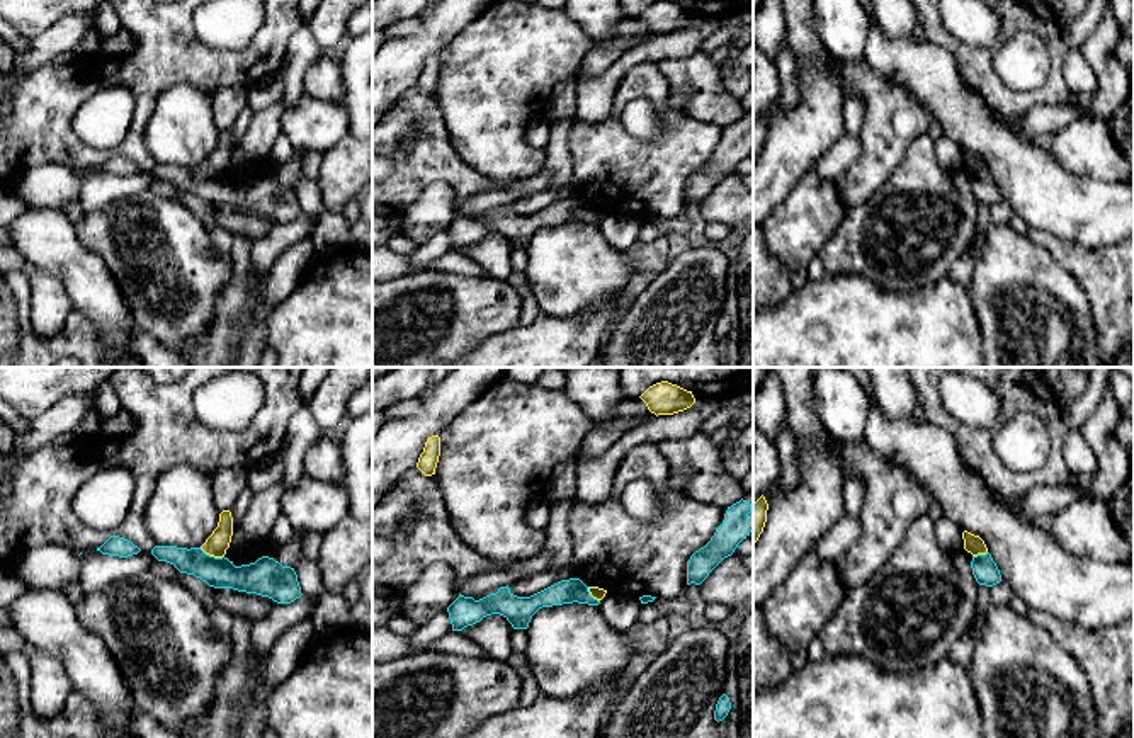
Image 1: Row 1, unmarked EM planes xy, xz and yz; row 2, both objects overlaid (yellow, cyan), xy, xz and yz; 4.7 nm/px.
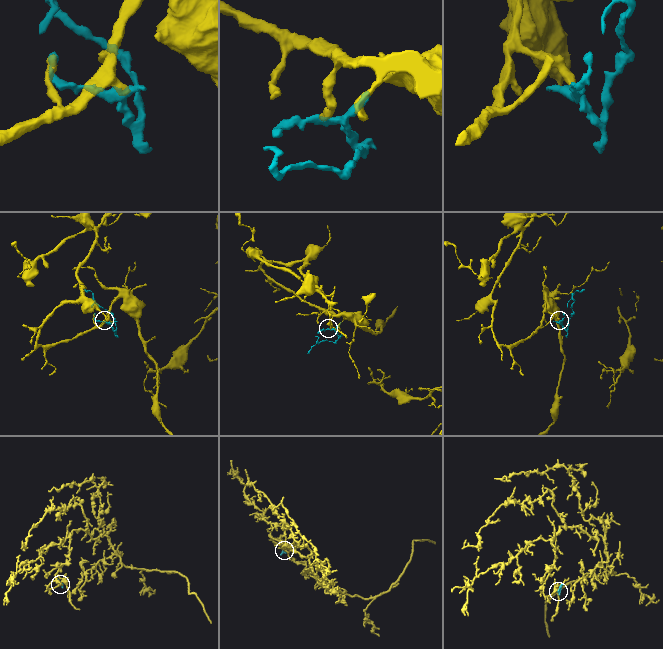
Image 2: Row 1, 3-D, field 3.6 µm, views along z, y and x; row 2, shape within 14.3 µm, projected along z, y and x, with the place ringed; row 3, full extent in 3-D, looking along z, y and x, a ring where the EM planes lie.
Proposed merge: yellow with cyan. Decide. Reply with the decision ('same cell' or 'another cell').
same cell

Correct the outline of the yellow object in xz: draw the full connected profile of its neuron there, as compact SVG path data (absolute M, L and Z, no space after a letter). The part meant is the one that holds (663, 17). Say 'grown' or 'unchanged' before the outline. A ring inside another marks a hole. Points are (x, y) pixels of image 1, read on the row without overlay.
unchanged; M668 0L649 5L639 17L656 36L683 31L695 22L692 10L687 10Z

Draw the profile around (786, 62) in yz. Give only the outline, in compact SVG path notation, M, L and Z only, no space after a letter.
M784 37L777 54L775 54L775 65L777 71L780 75L780 97L779 100L763 112L767 122L770 122L774 117L794 111L801 102L801 75L796 54L787 44L787 39Z

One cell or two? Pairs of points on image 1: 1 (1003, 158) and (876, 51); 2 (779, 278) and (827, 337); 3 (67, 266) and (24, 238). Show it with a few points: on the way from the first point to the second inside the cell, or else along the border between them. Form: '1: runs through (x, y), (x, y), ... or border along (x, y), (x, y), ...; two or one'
1: runs through (973, 126), (908, 63); one
2: border along (793, 289), (781, 303), (771, 308); two
3: runs through (56, 255), (39, 238), (34, 238); one

